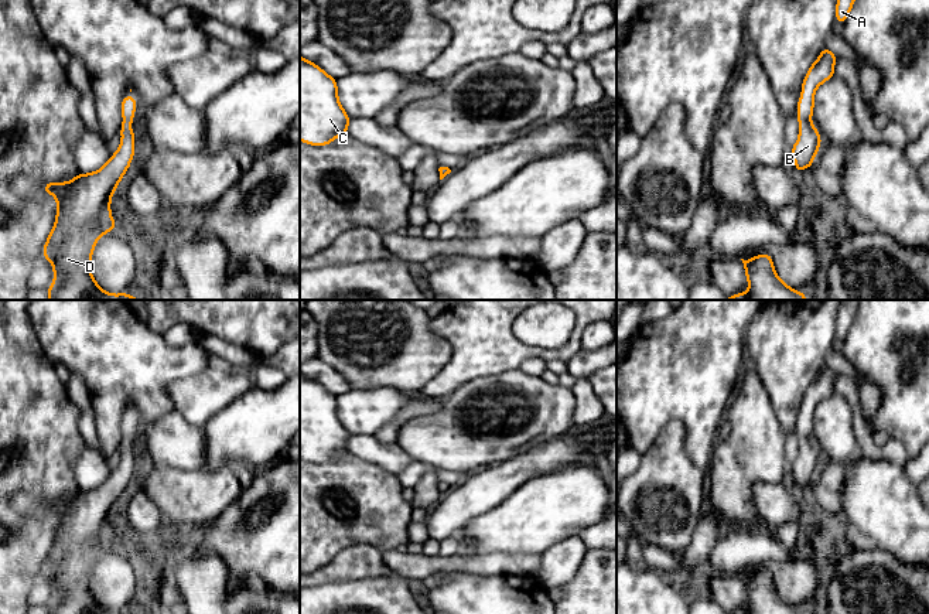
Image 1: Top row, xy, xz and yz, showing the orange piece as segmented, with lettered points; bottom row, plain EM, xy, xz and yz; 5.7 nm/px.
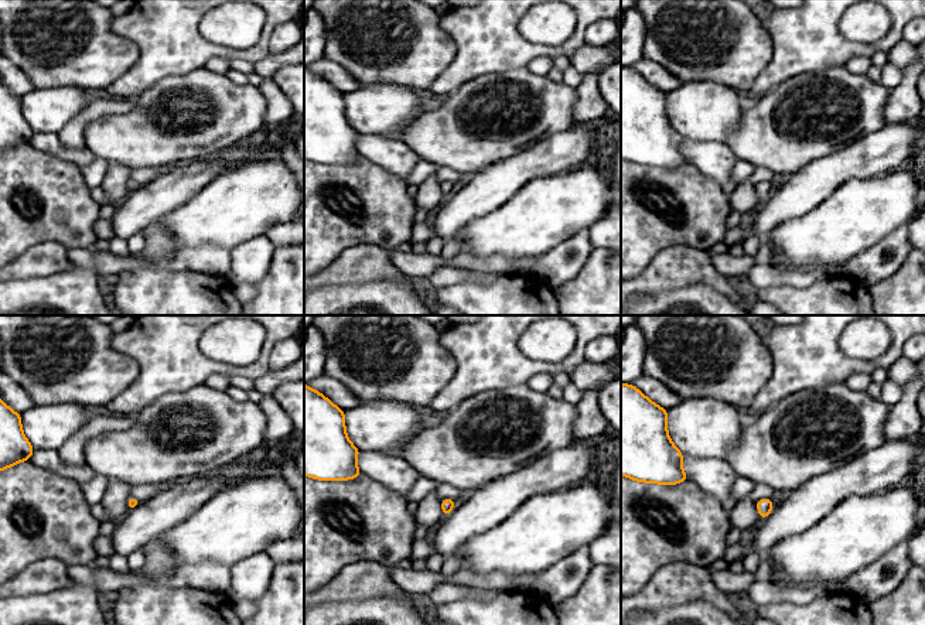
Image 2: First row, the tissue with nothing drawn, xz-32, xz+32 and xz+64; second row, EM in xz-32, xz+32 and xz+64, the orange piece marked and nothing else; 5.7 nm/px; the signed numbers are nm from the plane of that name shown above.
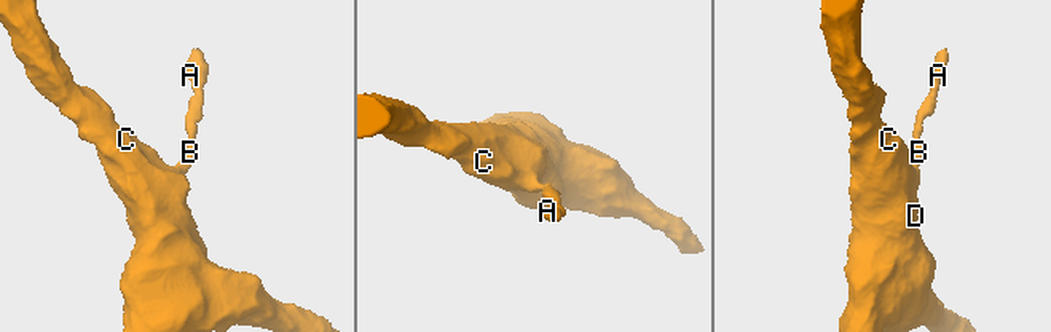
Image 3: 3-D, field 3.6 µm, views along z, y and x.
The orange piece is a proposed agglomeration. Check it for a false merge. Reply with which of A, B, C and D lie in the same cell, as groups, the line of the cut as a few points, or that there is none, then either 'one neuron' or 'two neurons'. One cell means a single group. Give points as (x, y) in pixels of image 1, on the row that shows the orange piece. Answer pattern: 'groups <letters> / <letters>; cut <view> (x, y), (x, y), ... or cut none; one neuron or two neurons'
groups A B C D; cut none; one neuron

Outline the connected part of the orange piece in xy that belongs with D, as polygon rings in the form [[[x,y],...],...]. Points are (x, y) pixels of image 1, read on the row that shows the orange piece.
[[[127,95],[122,100],[122,144],[107,163],[95,173],[78,174],[69,183],[47,183],[42,190],[57,198],[57,218],[44,245],[42,256],[54,266],[54,284],[47,287],[48,300],[139,300],[127,293],[110,294],[102,290],[90,274],[90,259],[99,238],[116,229],[110,214],[110,199],[134,156],[134,132],[129,127],[134,119],[136,99]]]

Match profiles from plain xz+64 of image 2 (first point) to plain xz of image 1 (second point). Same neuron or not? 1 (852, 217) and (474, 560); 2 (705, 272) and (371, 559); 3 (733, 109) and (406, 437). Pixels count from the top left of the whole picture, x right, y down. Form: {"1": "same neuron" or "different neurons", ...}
{"1": "different neurons", "2": "same neuron", "3": "different neurons"}

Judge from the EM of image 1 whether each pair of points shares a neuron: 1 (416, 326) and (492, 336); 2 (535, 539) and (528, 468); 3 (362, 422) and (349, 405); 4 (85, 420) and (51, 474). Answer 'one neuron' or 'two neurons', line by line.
1: two neurons
2: two neurons
3: one neuron
4: two neurons

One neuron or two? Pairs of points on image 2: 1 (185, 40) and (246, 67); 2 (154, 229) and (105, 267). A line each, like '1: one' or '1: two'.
1: two
2: two

